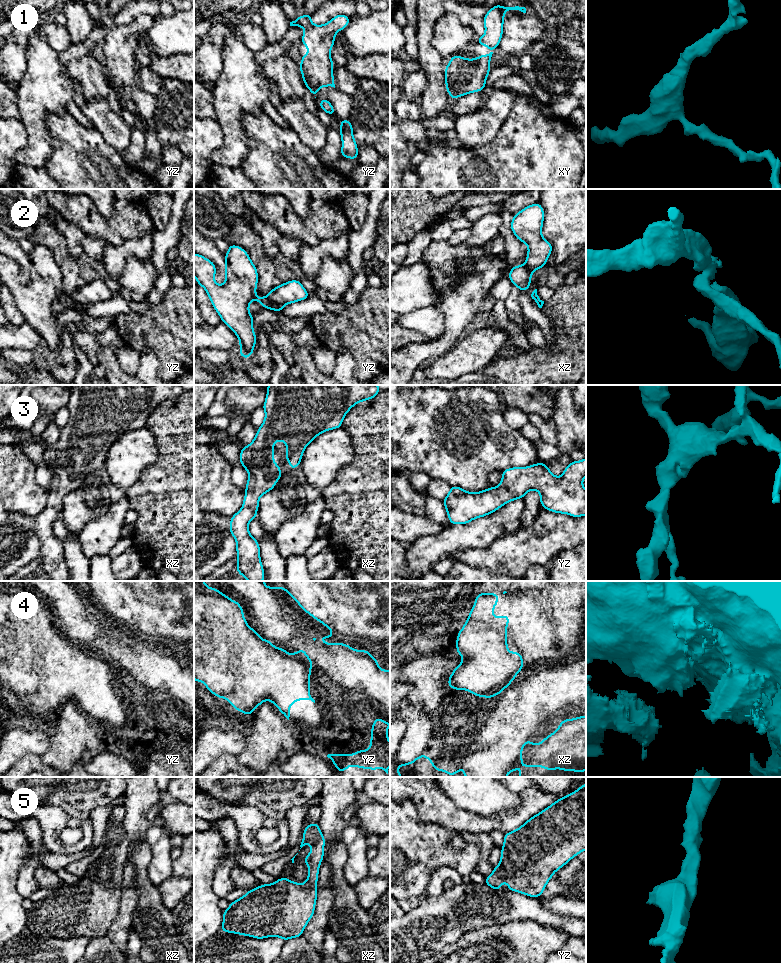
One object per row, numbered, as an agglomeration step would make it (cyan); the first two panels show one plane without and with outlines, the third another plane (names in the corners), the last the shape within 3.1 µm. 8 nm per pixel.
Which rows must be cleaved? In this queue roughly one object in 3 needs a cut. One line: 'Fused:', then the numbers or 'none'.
Fused: 2, 4

